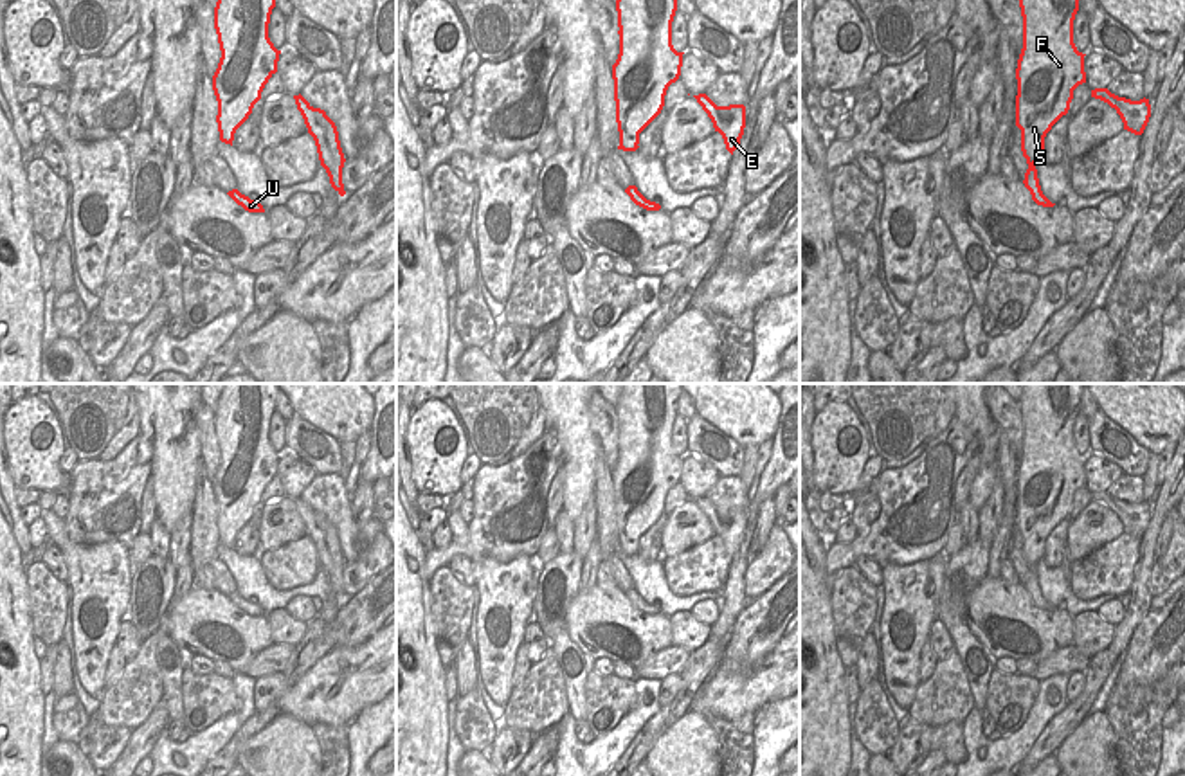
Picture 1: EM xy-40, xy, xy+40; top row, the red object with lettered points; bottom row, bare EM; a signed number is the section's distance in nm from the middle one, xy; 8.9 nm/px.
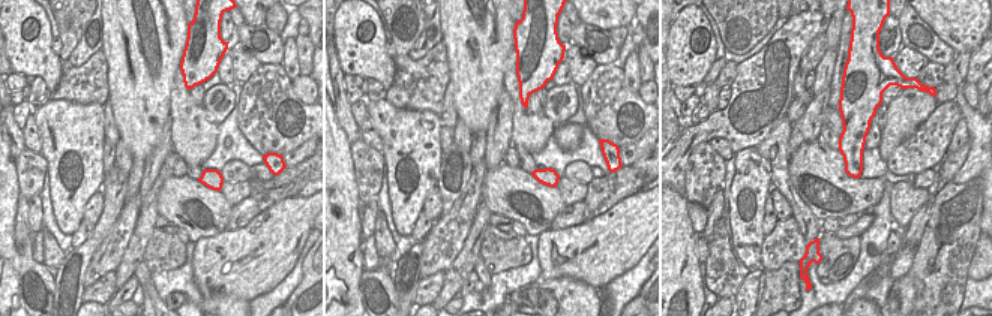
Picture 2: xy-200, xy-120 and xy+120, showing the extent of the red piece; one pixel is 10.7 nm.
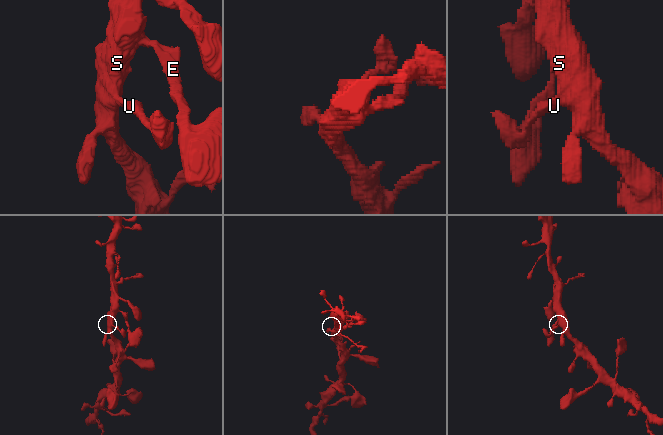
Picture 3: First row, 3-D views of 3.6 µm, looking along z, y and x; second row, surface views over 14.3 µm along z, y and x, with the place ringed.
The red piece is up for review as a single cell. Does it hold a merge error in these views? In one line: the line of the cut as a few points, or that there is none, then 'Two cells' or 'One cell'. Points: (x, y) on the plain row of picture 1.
No split. One cell

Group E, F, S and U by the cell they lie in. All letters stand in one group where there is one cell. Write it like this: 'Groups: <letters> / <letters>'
Groups: E F S U

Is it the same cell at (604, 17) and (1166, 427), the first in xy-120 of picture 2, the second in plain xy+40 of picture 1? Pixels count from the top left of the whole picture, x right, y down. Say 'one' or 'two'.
one

